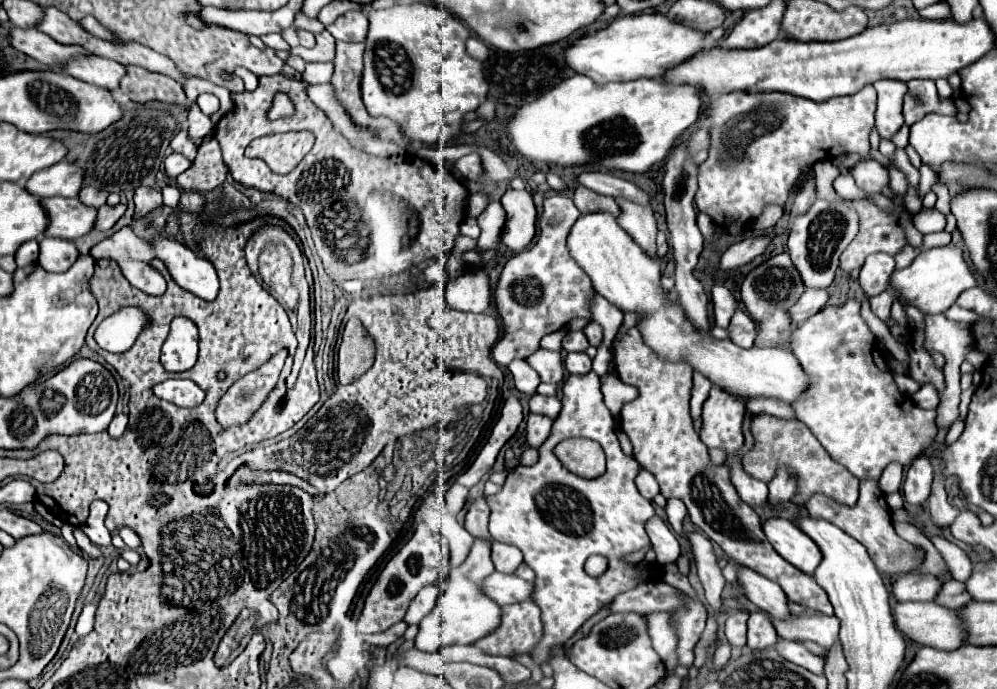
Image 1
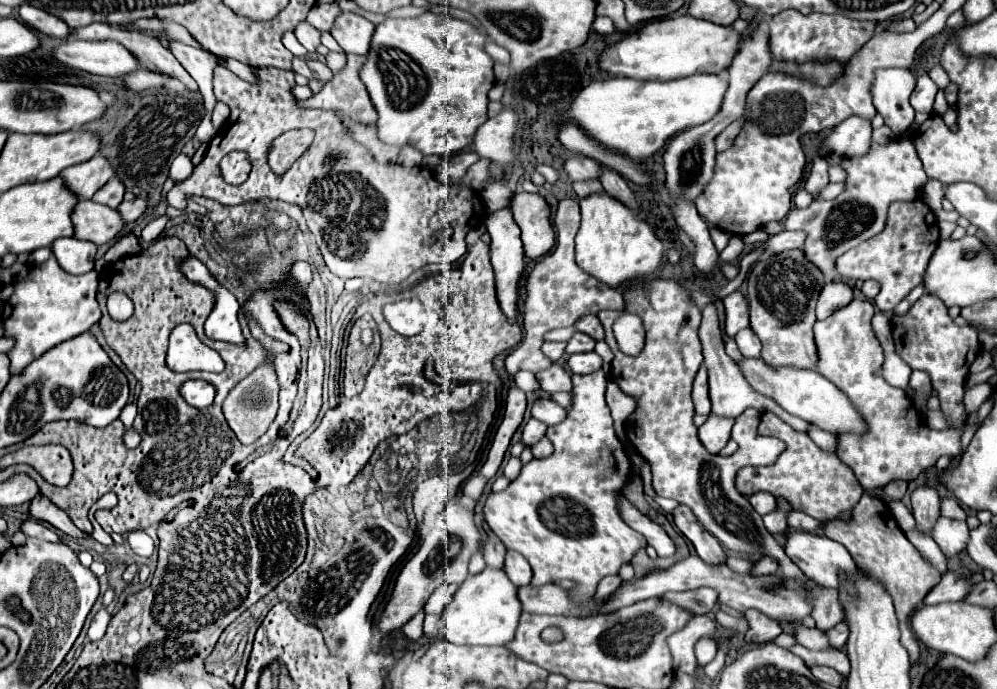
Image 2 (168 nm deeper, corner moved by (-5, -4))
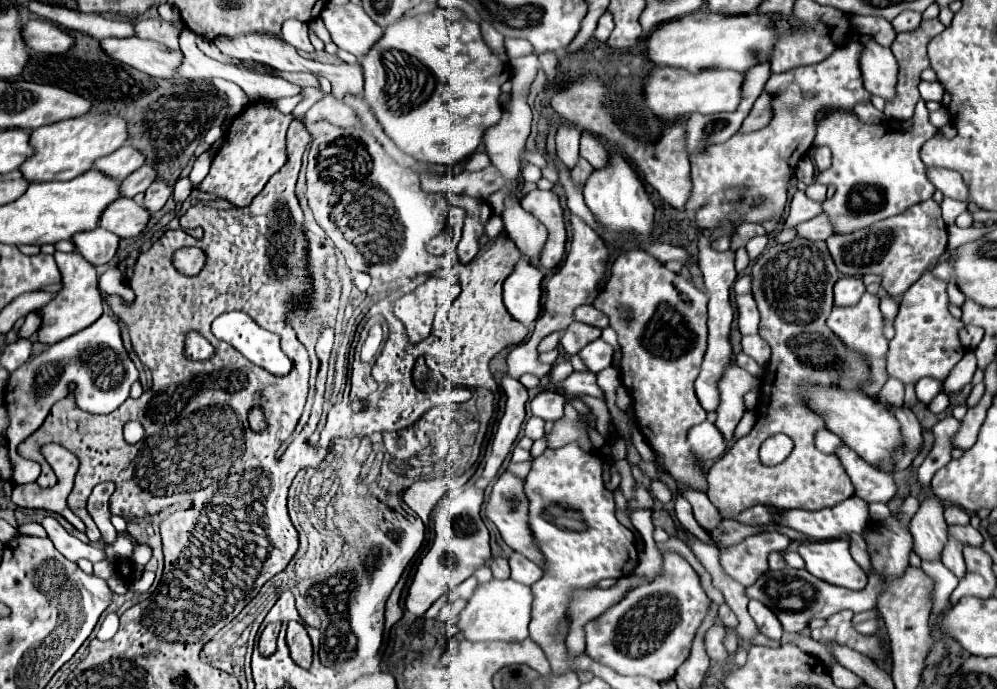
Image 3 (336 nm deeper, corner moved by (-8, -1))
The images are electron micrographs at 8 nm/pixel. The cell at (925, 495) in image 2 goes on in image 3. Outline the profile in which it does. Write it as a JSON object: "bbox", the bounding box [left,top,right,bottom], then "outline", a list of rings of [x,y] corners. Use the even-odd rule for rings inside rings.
{"bbox":[910,498,948,560],"outline":[[[924,498],[918,512],[910,520],[910,532],[914,536],[914,552],[920,560],[940,560],[948,540],[944,508],[938,498]]]}

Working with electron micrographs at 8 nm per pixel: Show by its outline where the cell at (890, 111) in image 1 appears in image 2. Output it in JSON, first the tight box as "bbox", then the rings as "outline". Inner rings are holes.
{"bbox":[873,69,917,135],"outline":[[[879,69],[875,73],[875,83],[873,83],[873,105],[877,109],[879,115],[883,115],[885,125],[895,133],[901,135],[903,131],[909,129],[909,125],[913,123],[915,111],[909,105],[909,97],[915,89],[915,79],[917,75],[911,69]]]}

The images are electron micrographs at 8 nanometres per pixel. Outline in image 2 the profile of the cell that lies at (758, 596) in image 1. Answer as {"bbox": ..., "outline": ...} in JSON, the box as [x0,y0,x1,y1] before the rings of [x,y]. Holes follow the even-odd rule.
{"bbox":[791,623,829,649],"outline":[[[791,623],[791,627],[793,627],[793,637],[797,643],[801,643],[809,649],[827,649],[829,647],[829,641],[823,631],[809,629],[803,623]]]}

